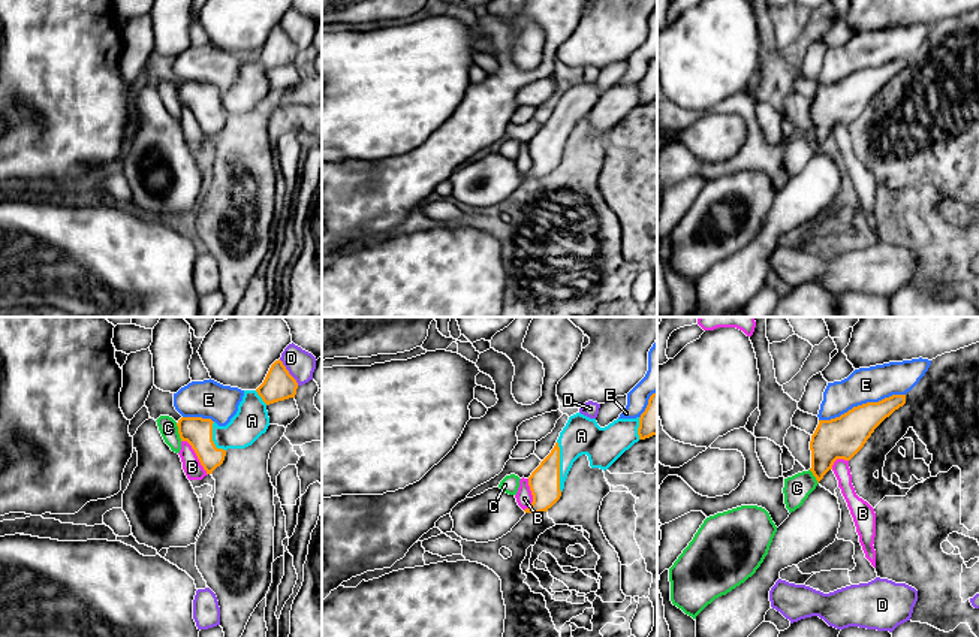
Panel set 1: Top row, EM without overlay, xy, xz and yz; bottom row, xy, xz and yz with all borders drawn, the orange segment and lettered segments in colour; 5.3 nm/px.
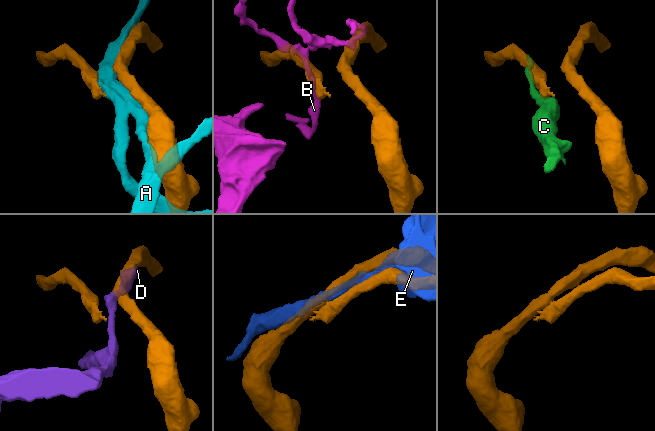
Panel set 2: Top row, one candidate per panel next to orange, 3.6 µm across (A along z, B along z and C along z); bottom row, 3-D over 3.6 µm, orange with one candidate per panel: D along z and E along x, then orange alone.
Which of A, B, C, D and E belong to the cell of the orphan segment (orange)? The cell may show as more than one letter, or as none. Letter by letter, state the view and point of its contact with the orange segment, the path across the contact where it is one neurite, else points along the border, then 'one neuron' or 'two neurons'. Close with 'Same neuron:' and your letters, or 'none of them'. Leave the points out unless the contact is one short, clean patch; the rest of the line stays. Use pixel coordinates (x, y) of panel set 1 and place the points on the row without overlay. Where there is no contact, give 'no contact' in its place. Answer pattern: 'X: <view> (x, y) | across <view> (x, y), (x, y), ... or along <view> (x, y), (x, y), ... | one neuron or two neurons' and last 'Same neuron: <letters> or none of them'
A: xz (559, 132) | one neuron
B: xy (196, 120) | along xy (181, 105), (190, 111), (207, 139) | two neurons
C: xy (178, 97) | two neurons
D: xy (288, 38) | two neurons
E: yz (862, 69) | two neurons
Same neuron: A

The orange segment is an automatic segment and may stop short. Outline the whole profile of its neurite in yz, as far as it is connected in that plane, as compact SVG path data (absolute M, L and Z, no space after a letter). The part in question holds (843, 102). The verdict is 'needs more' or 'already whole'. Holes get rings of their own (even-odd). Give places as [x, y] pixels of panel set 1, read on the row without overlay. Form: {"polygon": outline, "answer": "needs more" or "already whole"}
{"polygon": "M892 60L879 67L853 72L840 82L819 85L811 100L811 133L817 148L832 135L837 124L850 126L874 94L906 69L906 60Z", "answer": "already whole"}

